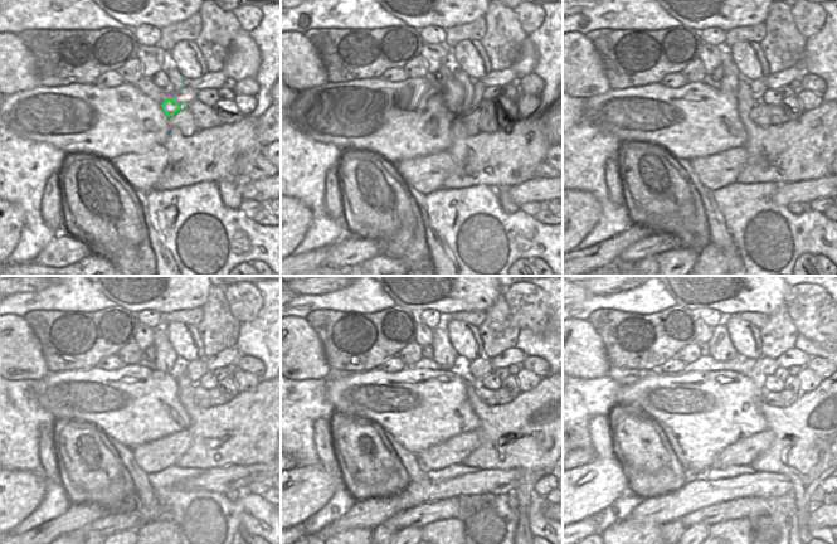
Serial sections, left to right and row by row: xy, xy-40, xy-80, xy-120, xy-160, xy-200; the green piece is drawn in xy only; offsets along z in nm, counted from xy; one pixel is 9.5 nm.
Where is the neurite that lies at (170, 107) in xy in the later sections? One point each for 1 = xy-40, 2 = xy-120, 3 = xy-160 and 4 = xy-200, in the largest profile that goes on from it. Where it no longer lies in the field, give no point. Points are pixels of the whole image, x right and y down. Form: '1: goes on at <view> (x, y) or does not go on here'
1: goes on at xy-40 (455, 96)
2: goes on at xy-120 (166, 356)
3: goes on at xy-160 (444, 355)
4: goes on at xy-200 (720, 346)

